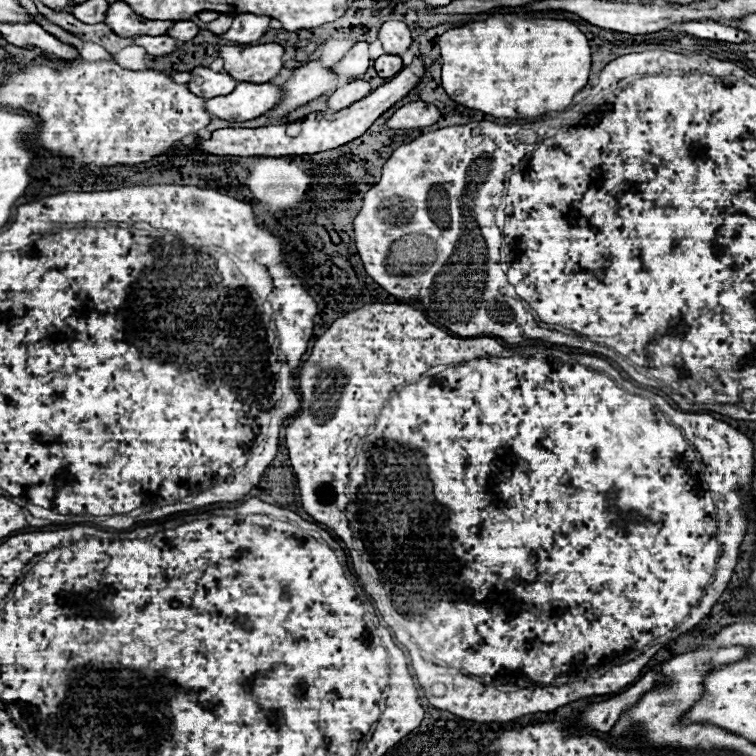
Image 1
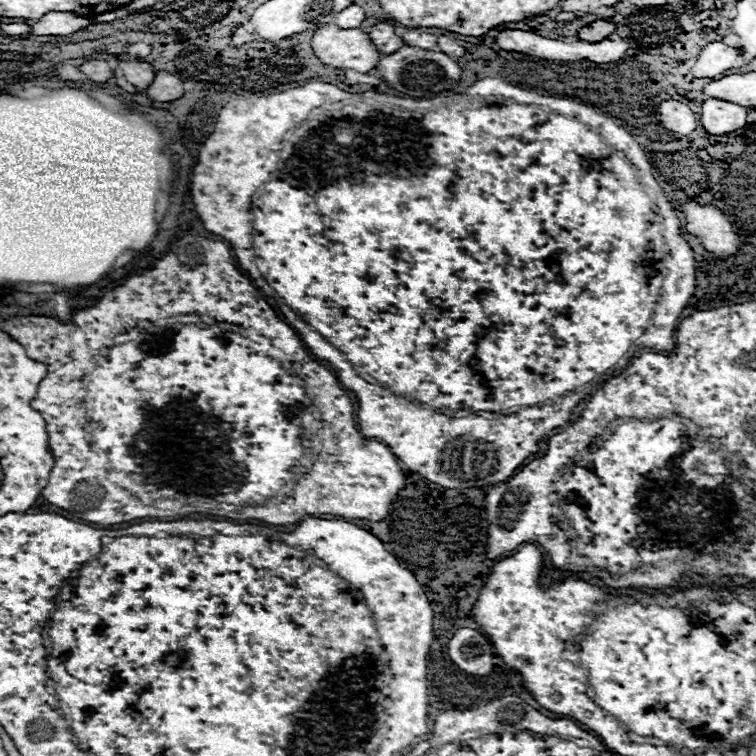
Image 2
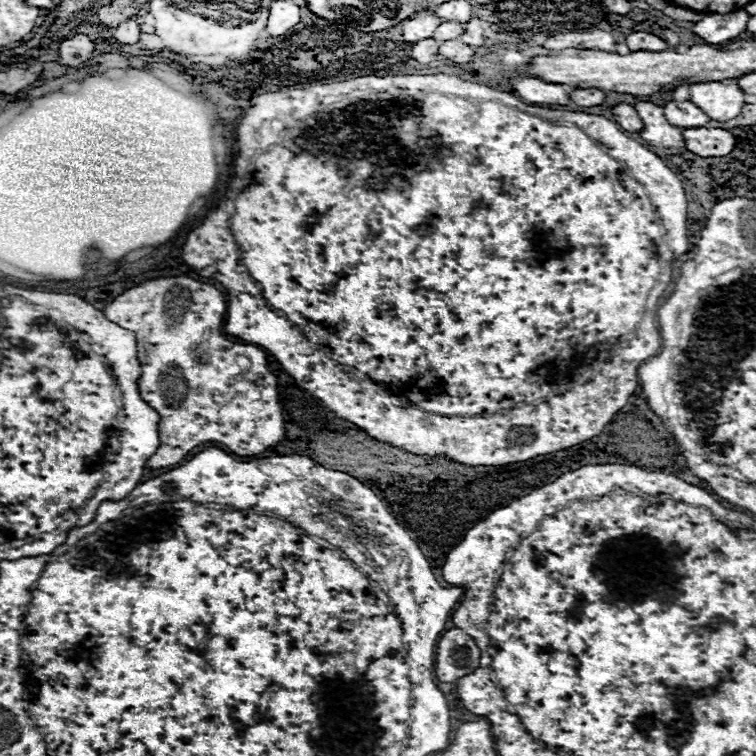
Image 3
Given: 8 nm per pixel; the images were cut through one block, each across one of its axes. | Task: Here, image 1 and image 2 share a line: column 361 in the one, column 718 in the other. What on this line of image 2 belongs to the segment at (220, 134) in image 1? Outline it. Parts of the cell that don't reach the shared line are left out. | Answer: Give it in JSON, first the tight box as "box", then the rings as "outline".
{"box":[700,98,746,136],"outline":[[[708,98],[702,104],[700,122],[708,134],[722,136],[722,134],[734,132],[746,124],[746,108],[732,104],[732,102]]]}

